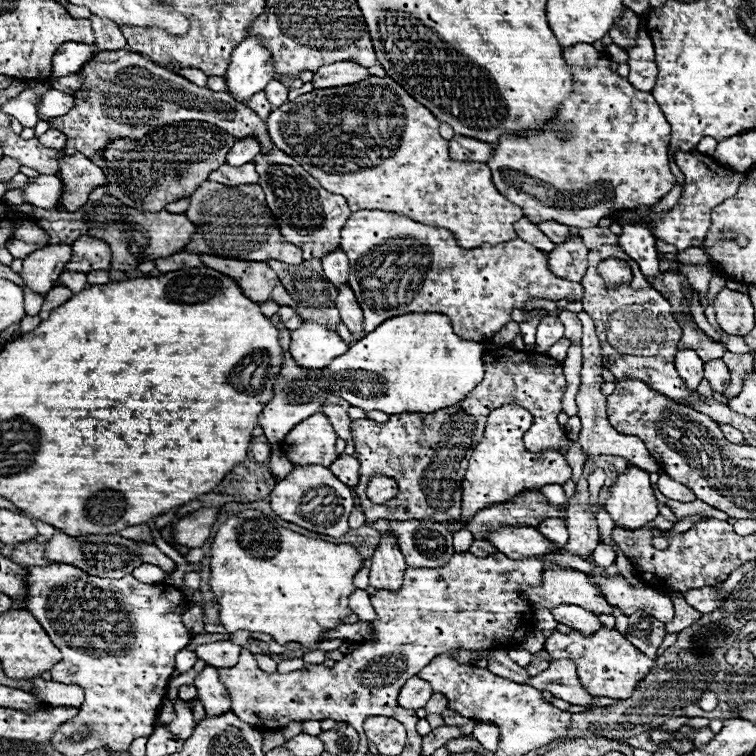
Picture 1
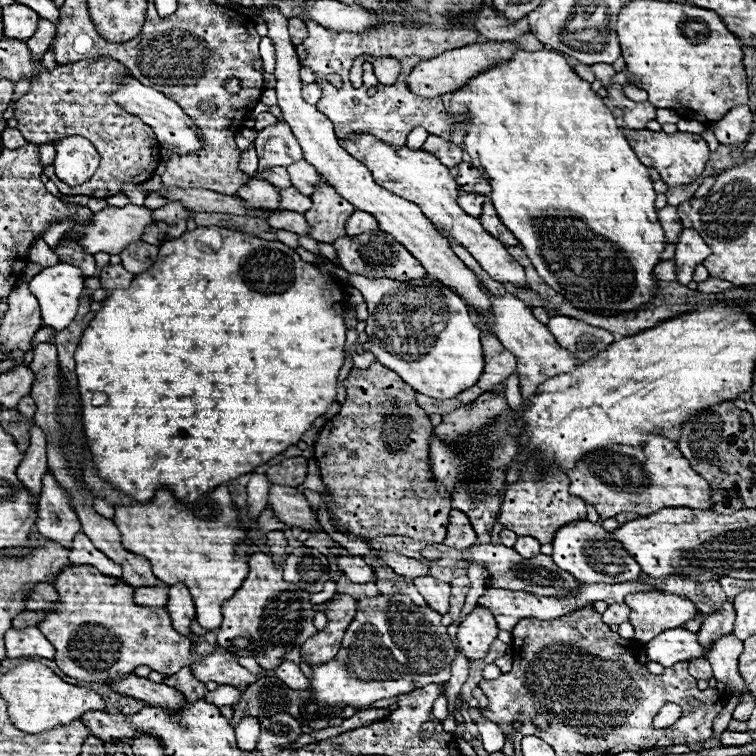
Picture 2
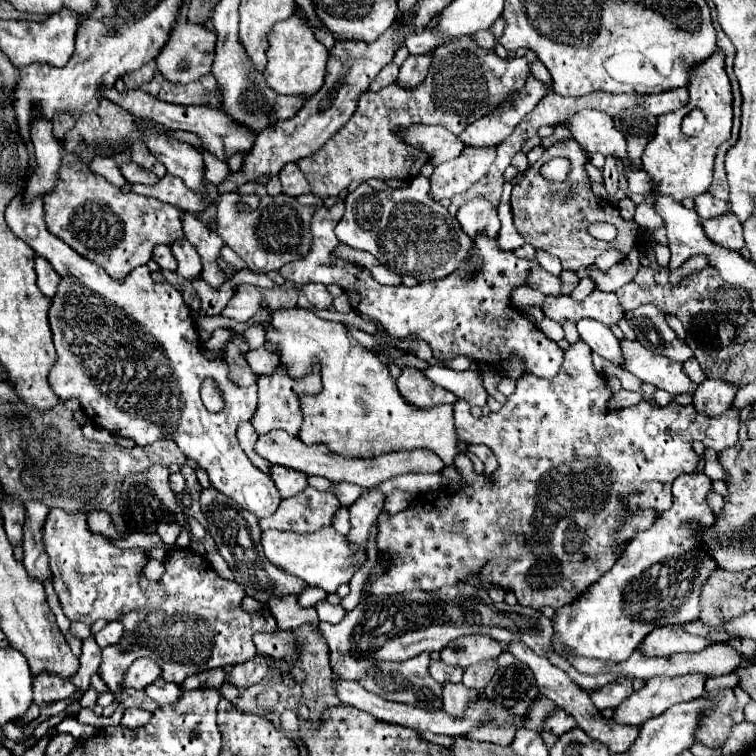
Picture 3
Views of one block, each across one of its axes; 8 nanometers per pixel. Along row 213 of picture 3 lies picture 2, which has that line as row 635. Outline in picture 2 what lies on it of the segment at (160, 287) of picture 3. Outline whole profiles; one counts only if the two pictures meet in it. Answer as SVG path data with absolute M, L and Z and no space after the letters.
M10 628L6 632L6 654L8 658L22 658L22 656L40 656L40 658L54 658L54 646L44 638L38 628L16 630Z

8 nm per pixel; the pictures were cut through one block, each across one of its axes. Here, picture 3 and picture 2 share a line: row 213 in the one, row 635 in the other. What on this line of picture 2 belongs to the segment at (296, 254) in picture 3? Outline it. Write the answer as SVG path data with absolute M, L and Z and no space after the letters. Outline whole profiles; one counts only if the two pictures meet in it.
M264 552L250 554L248 558L248 576L232 598L222 604L222 626L218 628L218 646L232 648L234 638L246 638L252 644L256 662L264 670L276 668L282 656L294 646L302 646L304 640L314 636L318 630L312 624L314 610L308 602L304 590L294 590L282 582L282 568L272 564L272 558Z

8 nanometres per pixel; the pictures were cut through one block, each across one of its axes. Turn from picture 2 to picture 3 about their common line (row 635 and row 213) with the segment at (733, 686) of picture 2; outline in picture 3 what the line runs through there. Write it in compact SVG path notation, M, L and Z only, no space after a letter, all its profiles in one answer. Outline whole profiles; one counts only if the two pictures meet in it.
M728 212L724 216L702 220L704 234L710 238L710 242L726 248L726 250L742 250L744 248L744 236L742 236L742 224L738 218Z

